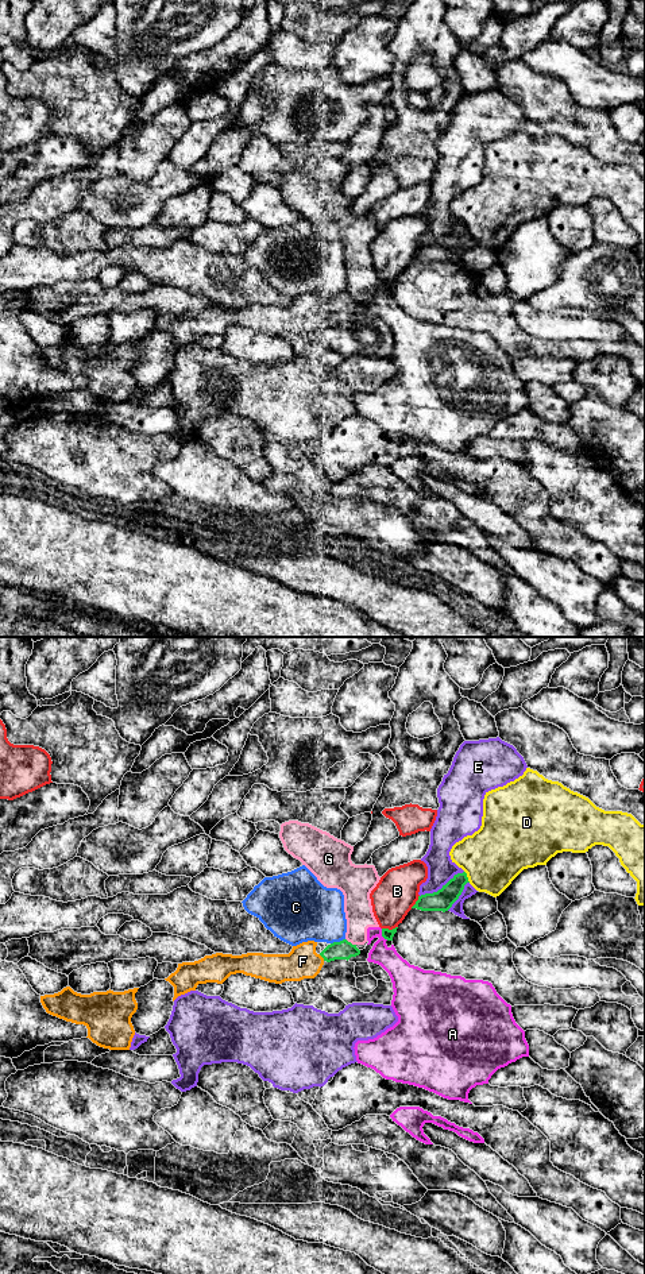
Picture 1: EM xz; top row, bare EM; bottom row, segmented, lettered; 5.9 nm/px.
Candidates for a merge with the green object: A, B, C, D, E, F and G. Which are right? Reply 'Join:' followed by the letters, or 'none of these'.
Join: F

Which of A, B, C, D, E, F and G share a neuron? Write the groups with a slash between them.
A G / B / C / D / E / F

